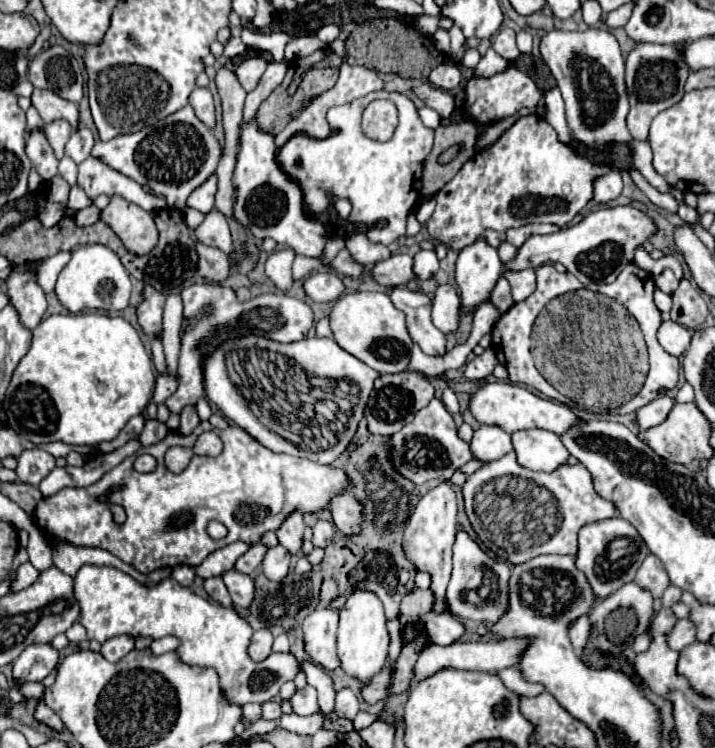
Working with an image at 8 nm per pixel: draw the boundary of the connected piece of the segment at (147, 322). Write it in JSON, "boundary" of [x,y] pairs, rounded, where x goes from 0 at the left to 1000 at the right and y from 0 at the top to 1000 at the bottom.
{"boundary":[[[211,381],[200,389],[200,405],[192,410],[192,424],[203,445],[225,445],[225,421],[228,421],[231,394],[220,392]]]}

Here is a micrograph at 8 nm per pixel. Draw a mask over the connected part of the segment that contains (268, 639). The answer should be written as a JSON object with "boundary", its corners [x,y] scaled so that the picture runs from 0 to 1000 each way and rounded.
{"boundary":[[[362,841],[354,846],[351,860],[348,860],[348,878],[354,884],[368,884],[379,876],[379,862],[382,862],[382,849],[373,841]]]}

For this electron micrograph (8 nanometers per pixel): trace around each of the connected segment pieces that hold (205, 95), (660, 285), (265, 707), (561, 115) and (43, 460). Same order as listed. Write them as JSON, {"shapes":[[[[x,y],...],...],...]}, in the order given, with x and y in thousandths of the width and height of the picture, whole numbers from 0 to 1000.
{"shapes":[[[[276,116],[270,119],[267,130],[264,130],[267,143],[273,146],[273,154],[290,167],[298,170],[301,167],[301,143],[298,143],[298,127],[292,124],[292,119],[287,116]]],[[[930,360],[930,362],[916,373],[916,378],[919,378],[919,386],[924,386],[927,392],[941,392],[941,389],[947,386],[947,381],[950,381],[950,373],[941,368],[938,360]]],[[[373,937],[365,943],[365,959],[368,961],[390,961],[396,953],[393,953],[393,943],[390,937]]],[[[773,116],[762,124],[759,143],[762,143],[762,162],[768,167],[773,167],[773,172],[779,175],[782,189],[787,194],[799,194],[801,180],[799,180],[799,175],[793,170],[793,162],[790,162],[790,140],[787,140],[787,130],[785,130],[782,116]]],[[[49,598],[49,600],[35,600],[24,611],[21,632],[24,632],[27,643],[55,648],[74,627],[77,627],[77,611],[71,606],[66,606],[63,600]]]]}

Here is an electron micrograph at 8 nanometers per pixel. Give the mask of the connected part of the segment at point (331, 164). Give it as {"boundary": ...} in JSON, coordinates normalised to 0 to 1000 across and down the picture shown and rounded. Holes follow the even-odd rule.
{"boundary":[[[527,122],[488,140],[463,143],[457,162],[466,172],[457,186],[435,186],[429,180],[407,183],[387,205],[390,223],[424,250],[427,279],[435,290],[455,285],[463,271],[483,263],[494,277],[488,295],[513,301],[513,314],[522,325],[547,328],[566,314],[569,287],[586,263],[589,223],[606,197],[606,172],[589,164],[583,143],[569,127],[544,122]],[[522,132],[547,132],[558,146],[558,170],[541,191],[527,191],[505,175],[505,151]]]}

